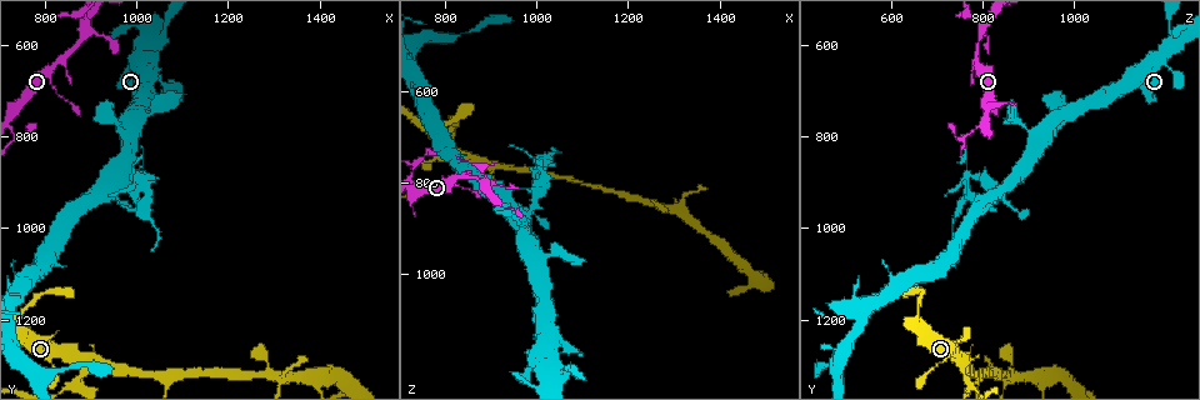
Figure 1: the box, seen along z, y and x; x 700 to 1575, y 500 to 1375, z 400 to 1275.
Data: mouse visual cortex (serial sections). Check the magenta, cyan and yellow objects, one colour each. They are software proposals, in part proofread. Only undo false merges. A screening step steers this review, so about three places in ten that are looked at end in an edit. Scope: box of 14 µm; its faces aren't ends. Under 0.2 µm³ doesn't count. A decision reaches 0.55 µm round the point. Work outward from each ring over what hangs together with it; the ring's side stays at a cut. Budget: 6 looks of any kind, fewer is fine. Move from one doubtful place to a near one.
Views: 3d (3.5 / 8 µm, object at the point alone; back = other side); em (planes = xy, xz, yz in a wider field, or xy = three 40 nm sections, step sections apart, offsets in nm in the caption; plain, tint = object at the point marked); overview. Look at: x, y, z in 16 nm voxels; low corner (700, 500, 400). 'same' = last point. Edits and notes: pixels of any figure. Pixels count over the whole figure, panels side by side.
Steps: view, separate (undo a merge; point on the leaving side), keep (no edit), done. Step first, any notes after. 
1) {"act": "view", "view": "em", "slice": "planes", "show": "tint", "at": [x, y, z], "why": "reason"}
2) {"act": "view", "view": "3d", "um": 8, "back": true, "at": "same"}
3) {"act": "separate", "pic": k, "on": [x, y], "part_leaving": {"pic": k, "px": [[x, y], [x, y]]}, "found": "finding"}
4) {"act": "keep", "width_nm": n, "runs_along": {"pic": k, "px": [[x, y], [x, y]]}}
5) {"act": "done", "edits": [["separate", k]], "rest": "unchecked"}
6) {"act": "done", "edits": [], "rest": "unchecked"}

{"act": "view", "view": "3d", "um": 3.5, "at": [1050, 585, 1215], "why": "side arm on a straight run"}

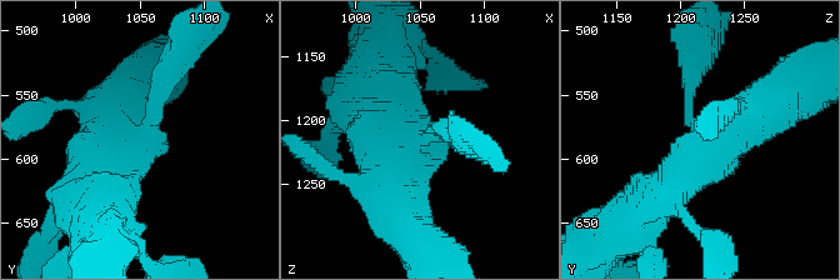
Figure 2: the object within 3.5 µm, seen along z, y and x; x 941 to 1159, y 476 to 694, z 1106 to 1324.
{"act": "view", "view": "em", "slice": "xy", "step": 1, "show": "tint", "at": [1046, 586, 1220], "why": "shape alone is not enough"}

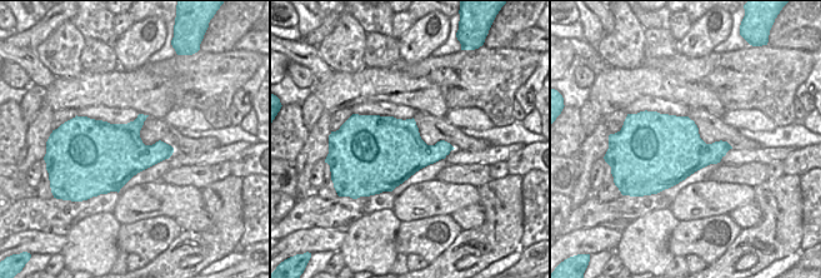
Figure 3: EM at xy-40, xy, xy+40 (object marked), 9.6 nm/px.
{"act": "view", "view": "em", "slice": "xy", "step": 3, "show": "tint", "at": "same"}

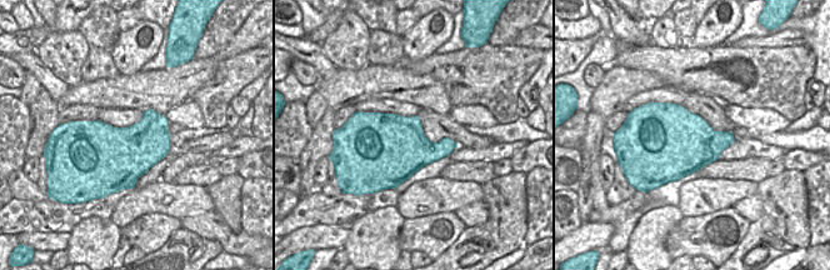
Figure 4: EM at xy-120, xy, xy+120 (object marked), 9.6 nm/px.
{"act": "keep", "runs_along": {"pic": 2, "px": [[650, 201], [740, 118], [765, 105]]}, "found": "all the same cell"}

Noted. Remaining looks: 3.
{"act": "view", "view": "3d", "um": 3.5, "at": [890, 555, 795], "why": "narrows sharply"}

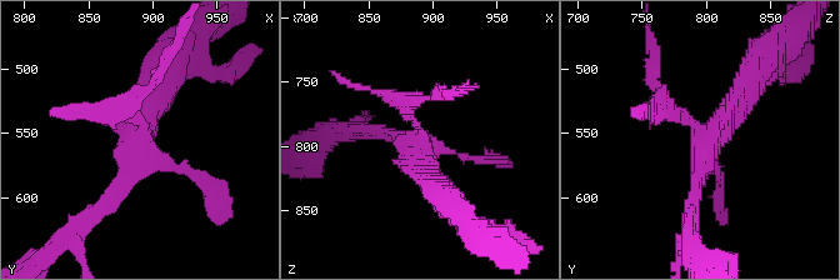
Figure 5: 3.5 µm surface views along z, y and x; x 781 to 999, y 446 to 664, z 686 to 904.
{"act": "view", "view": "em", "slice": "xy", "step": 2, "show": "plain", "at": [890, 560, 802]}

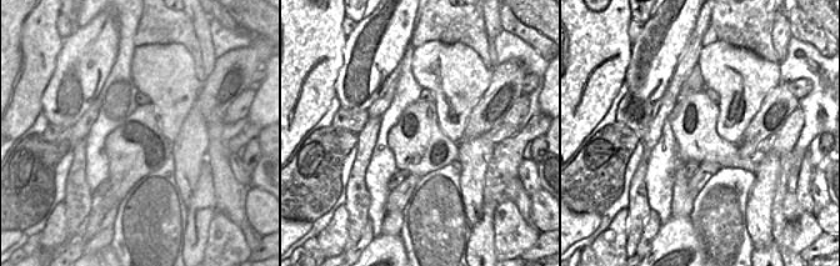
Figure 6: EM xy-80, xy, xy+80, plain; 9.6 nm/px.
{"act": "view", "view": "em", "slice": "xy", "step": 2, "show": "tint", "at": "same", "why": "with the object marked"}

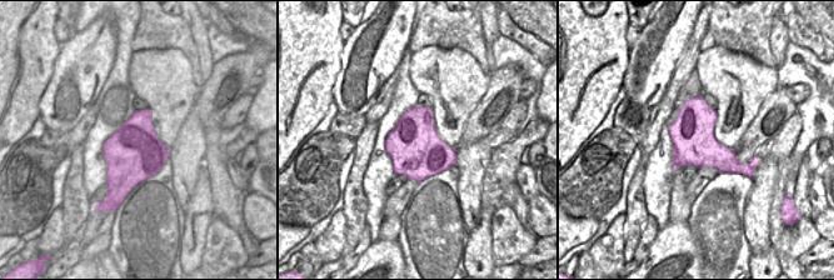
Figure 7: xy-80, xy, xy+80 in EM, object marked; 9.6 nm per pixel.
{"act": "keep", "runs_along": {"pic": 5, "px": [[98, 209], [125, 186], [163, 79]]}, "found": "continuous, no second cell"}

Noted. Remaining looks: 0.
{"act": "done", "edits": [], "rest": "unchecked"}

